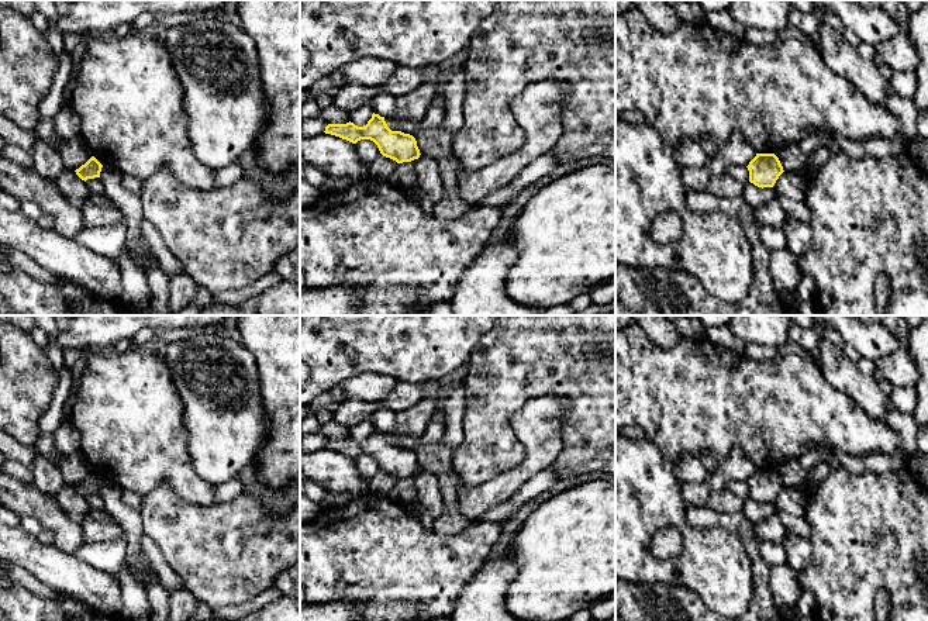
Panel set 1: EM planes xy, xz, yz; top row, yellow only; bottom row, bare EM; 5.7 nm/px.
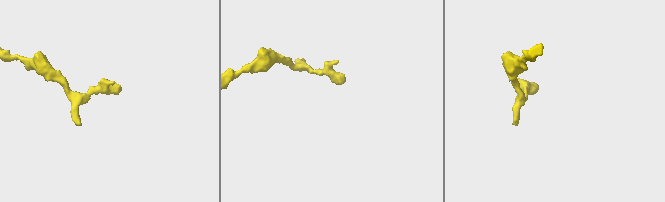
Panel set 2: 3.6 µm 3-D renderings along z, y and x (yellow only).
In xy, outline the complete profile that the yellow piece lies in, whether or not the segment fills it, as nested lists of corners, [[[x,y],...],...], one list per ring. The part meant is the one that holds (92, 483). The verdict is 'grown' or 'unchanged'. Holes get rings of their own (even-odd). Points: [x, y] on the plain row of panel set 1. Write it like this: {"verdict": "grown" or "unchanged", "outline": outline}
{"verdict": "unchanged", "outline": [[[92,472],[84,480],[82,480],[75,487],[82,496],[86,497],[87,494],[100,493],[101,483],[103,480],[94,472]]]}

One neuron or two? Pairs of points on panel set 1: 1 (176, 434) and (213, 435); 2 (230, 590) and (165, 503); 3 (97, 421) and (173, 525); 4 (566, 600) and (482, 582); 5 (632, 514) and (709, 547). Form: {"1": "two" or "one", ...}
{"1": "two", "2": "one", "3": "two", "4": "two", "5": "one"}

